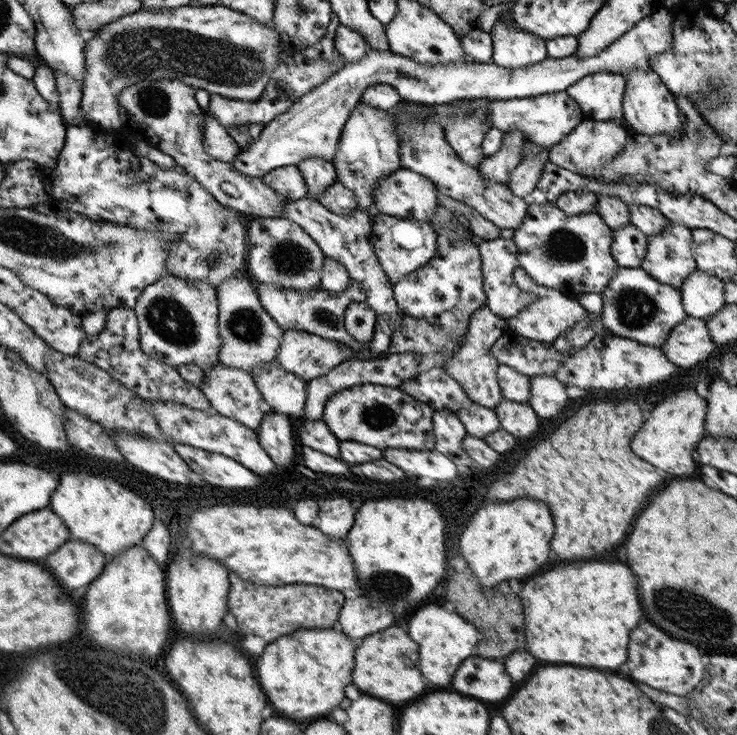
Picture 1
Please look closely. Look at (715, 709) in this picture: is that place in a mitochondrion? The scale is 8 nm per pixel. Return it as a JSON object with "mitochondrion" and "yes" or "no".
{"mitochondrion":"yes"}

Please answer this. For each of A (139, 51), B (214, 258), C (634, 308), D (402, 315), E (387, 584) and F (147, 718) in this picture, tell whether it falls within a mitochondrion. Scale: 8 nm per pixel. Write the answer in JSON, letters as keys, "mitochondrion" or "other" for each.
{"A":"mitochondrion","B":"mitochondrion","C":"mitochondrion","D":"other","E":"mitochondrion","F":"mitochondrion"}

